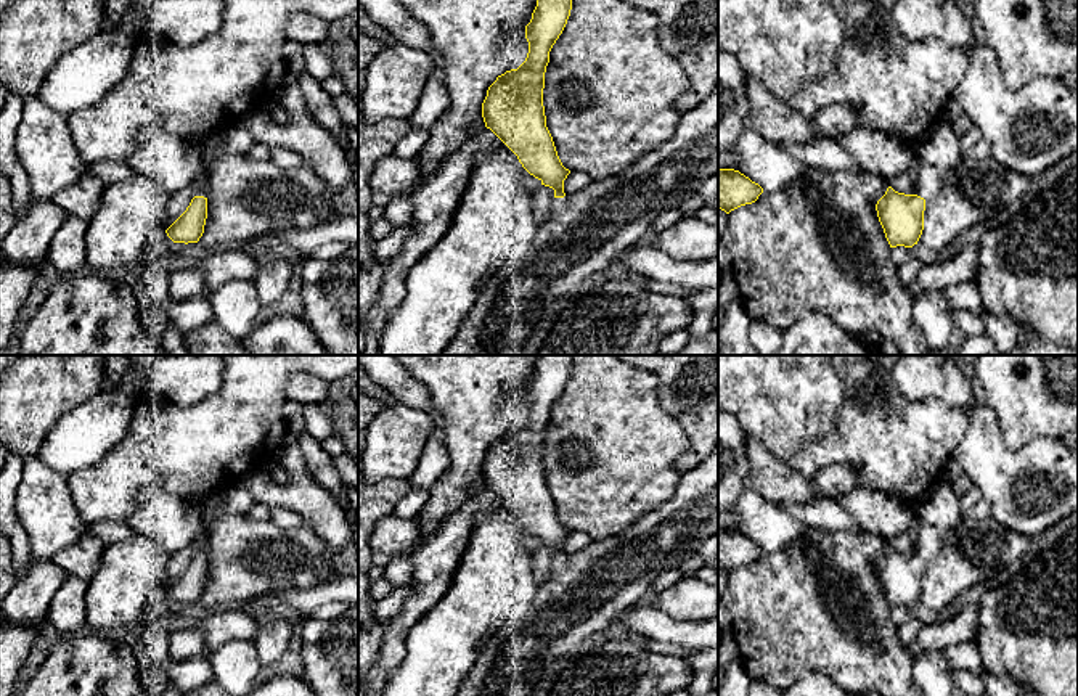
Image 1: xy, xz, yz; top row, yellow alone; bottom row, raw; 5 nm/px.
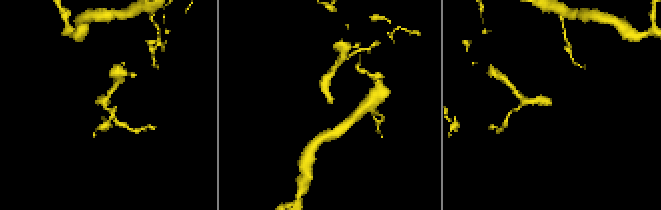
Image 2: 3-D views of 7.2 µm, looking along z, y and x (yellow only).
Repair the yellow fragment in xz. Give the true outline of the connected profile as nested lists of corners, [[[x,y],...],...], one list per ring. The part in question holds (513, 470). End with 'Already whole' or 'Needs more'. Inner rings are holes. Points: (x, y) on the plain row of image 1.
[[[538,355],[525,386],[525,421],[498,436],[482,463],[485,487],[517,516],[530,535],[554,550],[549,569],[537,574],[538,583],[561,571],[567,559],[564,540],[570,530],[562,526],[546,487],[543,448],[549,411],[562,394],[570,370],[572,355]]]. Needs more

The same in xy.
[[[225,490],[201,498],[194,508],[201,514],[202,526],[191,542],[194,545],[194,558],[186,571],[165,590],[174,603],[198,603],[204,593],[209,555],[207,524],[212,516],[227,511]]]. Needs more

